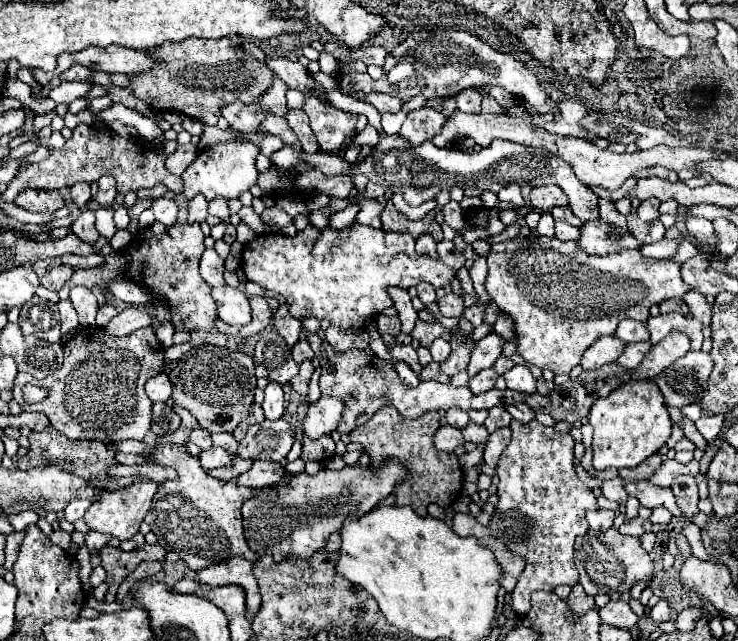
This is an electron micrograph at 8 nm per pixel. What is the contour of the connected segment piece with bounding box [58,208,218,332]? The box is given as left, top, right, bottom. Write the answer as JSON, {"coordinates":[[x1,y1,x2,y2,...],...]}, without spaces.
{"coordinates":[[182,208,178,214,178,224,168,228,160,222,154,222,152,226,138,230,132,236,132,242,126,246,126,250,110,252,104,258,102,266,76,270,58,294,60,300,68,300,68,292,74,286,86,286,88,290,98,288,102,294,108,294,110,284,126,278,168,302,176,332,198,332,198,330,210,332,214,328,214,320,218,318,218,312,210,296,212,288,198,274,198,262,202,252,204,252,204,234,200,230,200,224,188,224,186,210]]}

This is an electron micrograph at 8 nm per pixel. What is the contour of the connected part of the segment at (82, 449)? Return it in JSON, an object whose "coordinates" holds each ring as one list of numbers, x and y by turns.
{"coordinates":[[46,426,42,432,32,430,30,436,30,450,26,456,22,456,16,466,20,470,28,470,28,468,36,468,36,466,44,466,44,464,54,464,62,470,68,470,88,482,94,480,104,480,108,478,108,468,116,464,114,456,116,456,116,448,112,442,102,442,102,440,70,440,64,434,60,434,56,428]]}

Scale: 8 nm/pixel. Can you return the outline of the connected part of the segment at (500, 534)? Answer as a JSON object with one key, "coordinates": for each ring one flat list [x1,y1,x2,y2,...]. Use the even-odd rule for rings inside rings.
{"coordinates":[[516,420,510,422,512,440,500,456,496,466,496,474,500,478,500,504,492,516,490,528,496,538,500,538,514,554,526,560,526,568,512,592,512,610,518,616,526,616,530,610,530,594,536,590,554,590,560,584,574,586,578,584,578,570,574,566,574,540,588,532,586,512,598,510,598,502,594,492,580,482,574,470,574,440,570,434,562,434,554,428,542,426,540,422,532,420,528,424,520,424]]}

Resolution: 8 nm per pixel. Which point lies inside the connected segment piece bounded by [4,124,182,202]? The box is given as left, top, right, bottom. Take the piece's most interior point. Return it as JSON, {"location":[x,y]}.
{"location":[93,151]}

